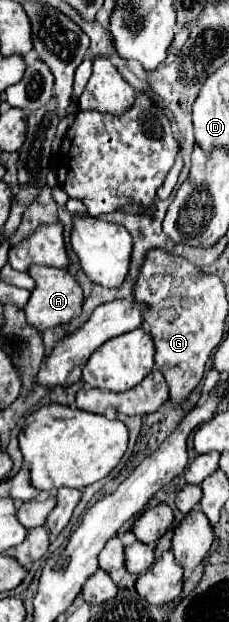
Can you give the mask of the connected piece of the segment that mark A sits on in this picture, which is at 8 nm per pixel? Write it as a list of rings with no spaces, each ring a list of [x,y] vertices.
[[[33,265],[29,269],[29,275],[37,283],[35,291],[31,291],[31,299],[25,305],[27,323],[31,323],[31,327],[35,327],[37,331],[43,333],[45,329],[53,329],[57,325],[69,323],[69,321],[73,321],[75,317],[81,315],[81,309],[83,309],[83,291],[81,291],[79,283],[71,277],[71,273],[67,269]]]

